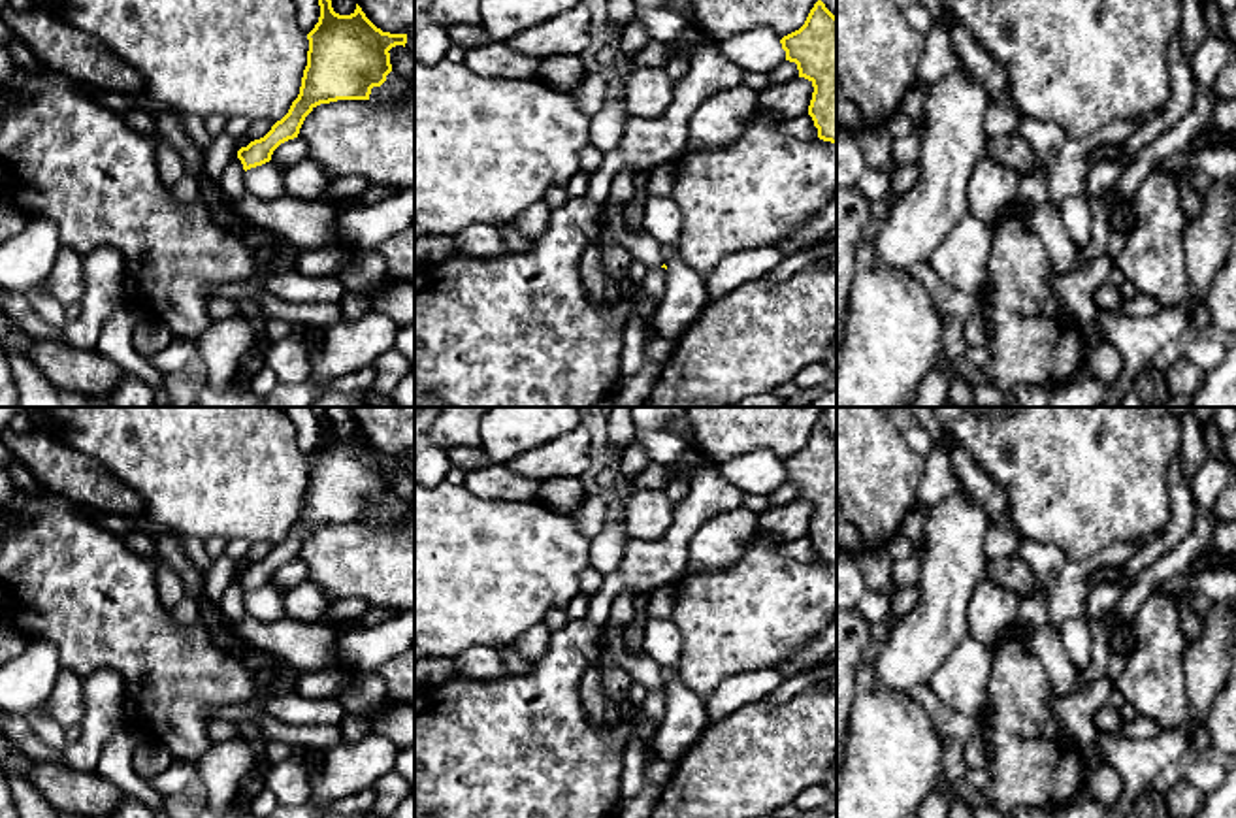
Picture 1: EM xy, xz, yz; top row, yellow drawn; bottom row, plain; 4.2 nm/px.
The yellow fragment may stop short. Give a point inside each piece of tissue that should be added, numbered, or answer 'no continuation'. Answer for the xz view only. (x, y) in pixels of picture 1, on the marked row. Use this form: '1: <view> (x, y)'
no continuation

